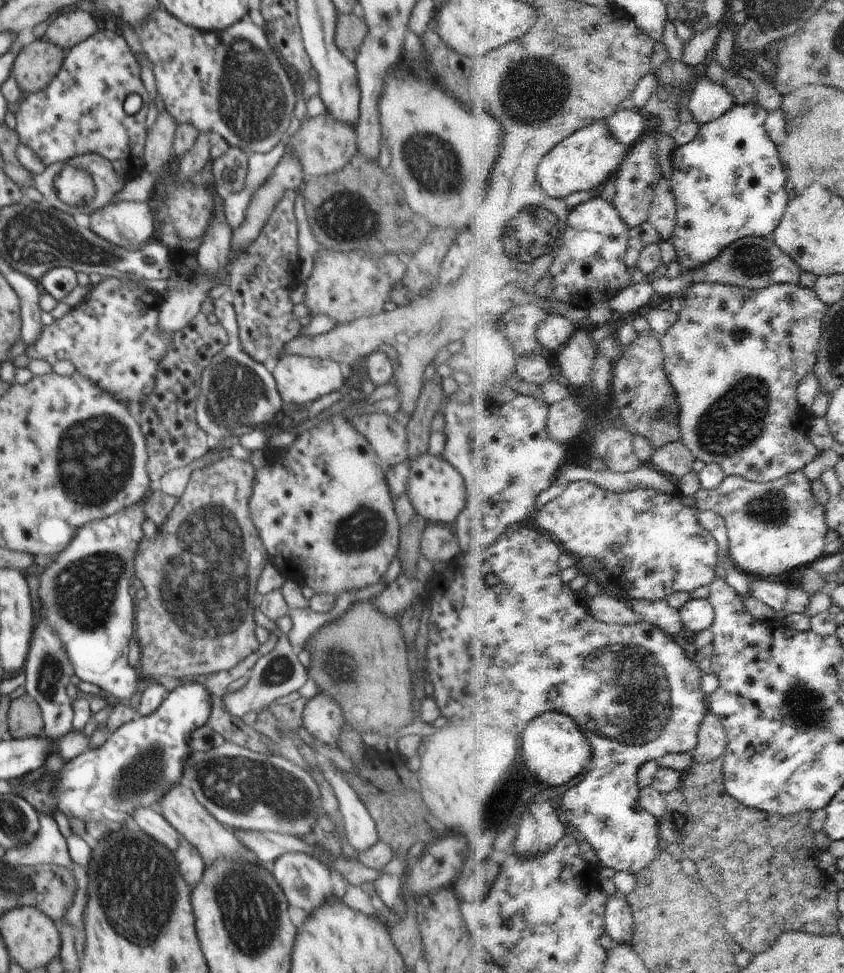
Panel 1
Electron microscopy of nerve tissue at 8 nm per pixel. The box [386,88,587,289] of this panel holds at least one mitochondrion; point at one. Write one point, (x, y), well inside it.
(433, 160)

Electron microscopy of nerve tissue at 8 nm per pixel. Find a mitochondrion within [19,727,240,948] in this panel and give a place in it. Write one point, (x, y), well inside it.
(151, 766)

